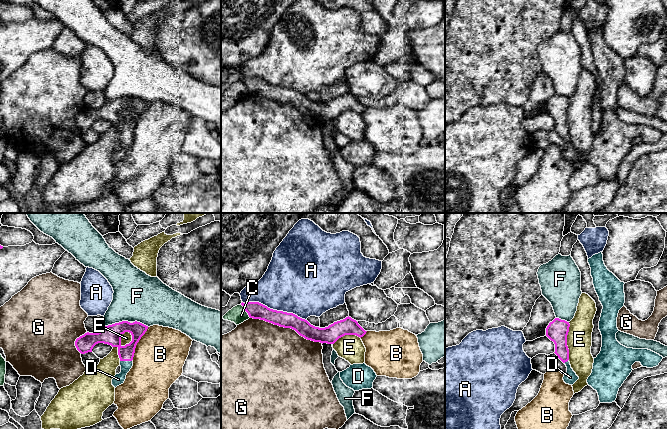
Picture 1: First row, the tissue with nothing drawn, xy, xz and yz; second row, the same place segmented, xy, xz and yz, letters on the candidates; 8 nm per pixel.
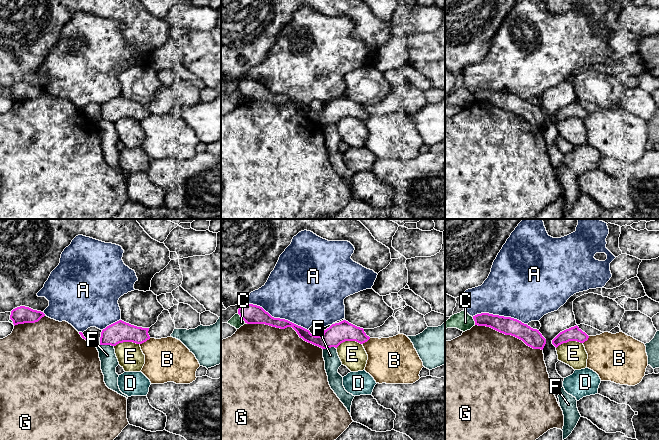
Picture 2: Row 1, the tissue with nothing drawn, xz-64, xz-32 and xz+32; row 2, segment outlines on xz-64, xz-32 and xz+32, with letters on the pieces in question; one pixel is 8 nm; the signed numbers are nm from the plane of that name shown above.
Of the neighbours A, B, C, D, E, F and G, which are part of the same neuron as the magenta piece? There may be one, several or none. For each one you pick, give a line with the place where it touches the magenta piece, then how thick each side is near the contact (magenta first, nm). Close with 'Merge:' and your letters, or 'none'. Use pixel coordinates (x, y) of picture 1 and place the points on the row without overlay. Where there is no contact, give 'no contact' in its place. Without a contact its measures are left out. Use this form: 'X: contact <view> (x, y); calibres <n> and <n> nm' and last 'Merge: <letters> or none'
D: contact xy (126, 136); calibres 160 and 90 nm
Merge: D

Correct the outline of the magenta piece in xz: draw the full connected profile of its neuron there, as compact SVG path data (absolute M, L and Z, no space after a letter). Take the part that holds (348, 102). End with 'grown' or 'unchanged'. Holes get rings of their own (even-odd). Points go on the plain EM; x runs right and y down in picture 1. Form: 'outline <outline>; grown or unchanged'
outline M242 78L241 81L250 94L264 96L284 104L291 104L305 115L322 120L334 120L339 114L345 111L356 111L361 114L367 108L356 96L349 92L343 96L334 98L328 103L319 104L293 89L273 86L259 78Z; unchanged

